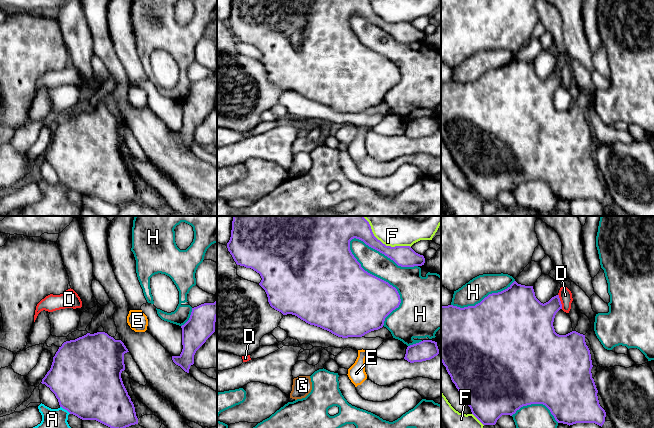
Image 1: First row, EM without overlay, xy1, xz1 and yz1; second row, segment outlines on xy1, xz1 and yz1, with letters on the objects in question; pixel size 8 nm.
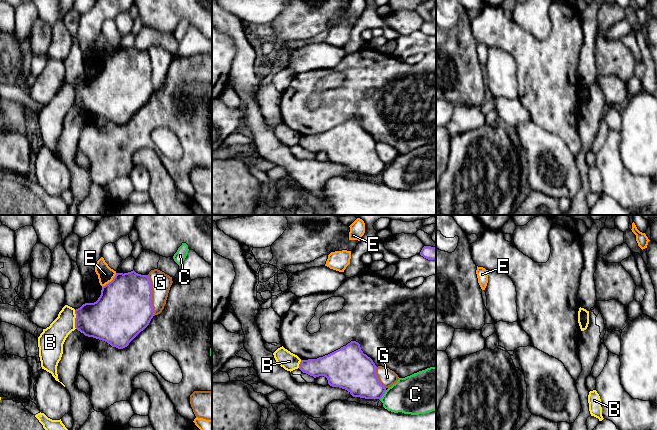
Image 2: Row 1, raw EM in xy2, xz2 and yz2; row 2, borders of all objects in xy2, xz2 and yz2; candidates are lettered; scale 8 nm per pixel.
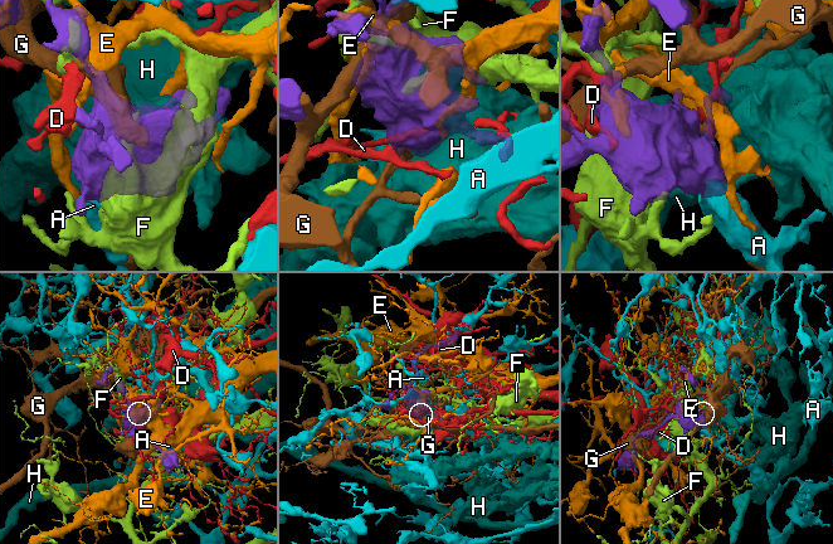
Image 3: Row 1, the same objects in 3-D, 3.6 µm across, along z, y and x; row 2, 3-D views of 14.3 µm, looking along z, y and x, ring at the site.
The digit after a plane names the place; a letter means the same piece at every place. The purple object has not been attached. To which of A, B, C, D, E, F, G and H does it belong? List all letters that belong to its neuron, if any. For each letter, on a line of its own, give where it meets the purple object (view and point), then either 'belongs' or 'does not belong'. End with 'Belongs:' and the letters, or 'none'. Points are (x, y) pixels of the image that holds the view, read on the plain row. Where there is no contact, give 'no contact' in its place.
A: contact xy1 (65, 185); does not belong
B: contact xy2 (75, 95); does not belong
C: contact xz2 (383, 170); does not belong
D: contact yz1 (560, 77); does not belong
E: contact xy2 (111, 57); does not belong
F: contact xz1 (387, 22); does not belong
G: contact xy2 (151, 71); does not belong
H: contact xz1 (383, 56); does not belong
Belongs: none

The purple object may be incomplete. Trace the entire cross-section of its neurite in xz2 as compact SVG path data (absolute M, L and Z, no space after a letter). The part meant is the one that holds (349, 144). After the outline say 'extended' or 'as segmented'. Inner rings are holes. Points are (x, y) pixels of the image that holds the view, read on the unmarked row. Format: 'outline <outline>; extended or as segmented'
outline M356 117L323 133L301 136L299 140L303 149L314 154L324 152L330 162L345 165L353 173L380 176L386 164L379 158L376 144Z; as segmented

